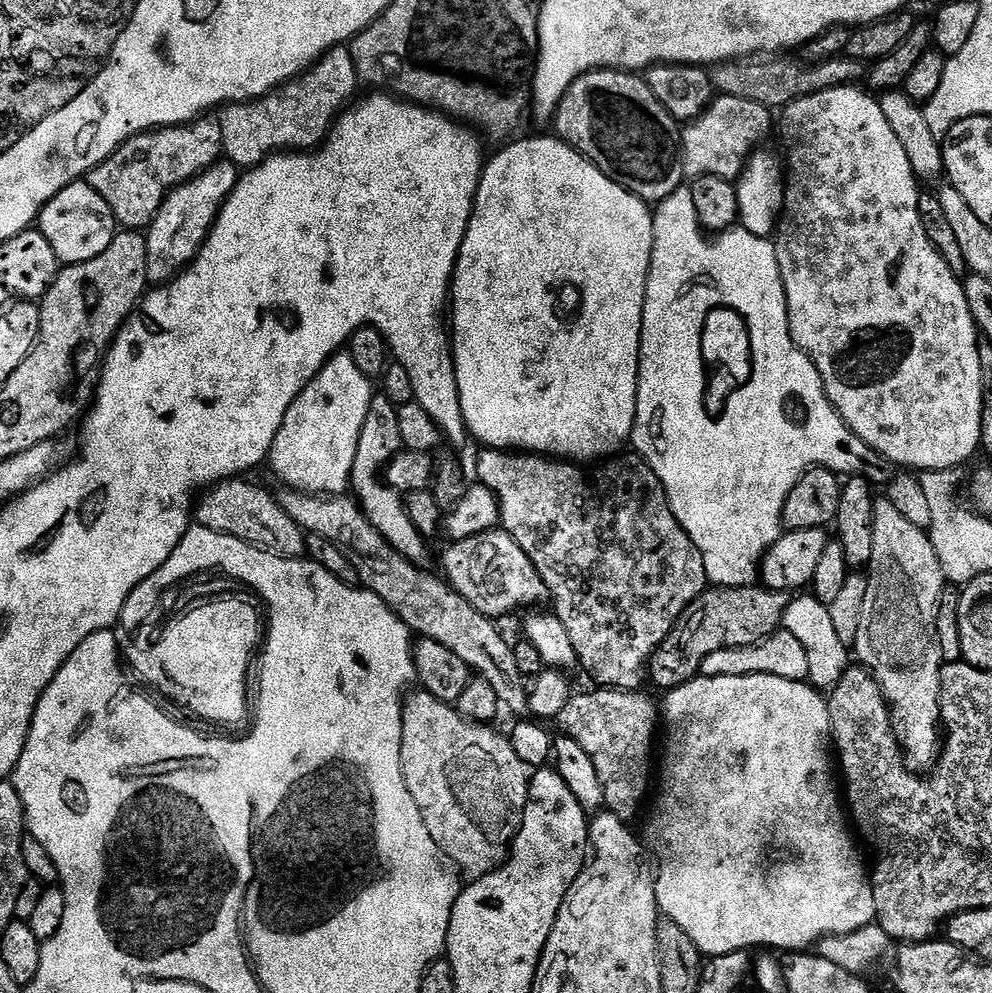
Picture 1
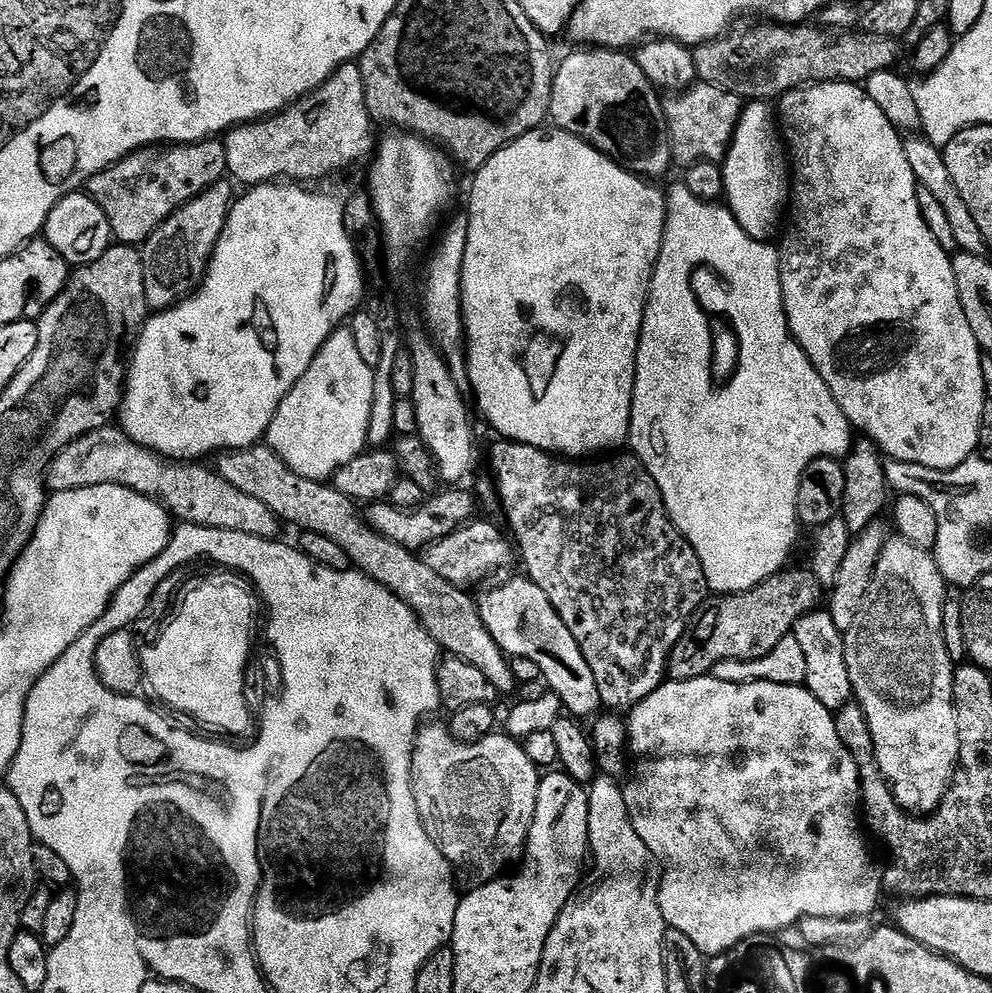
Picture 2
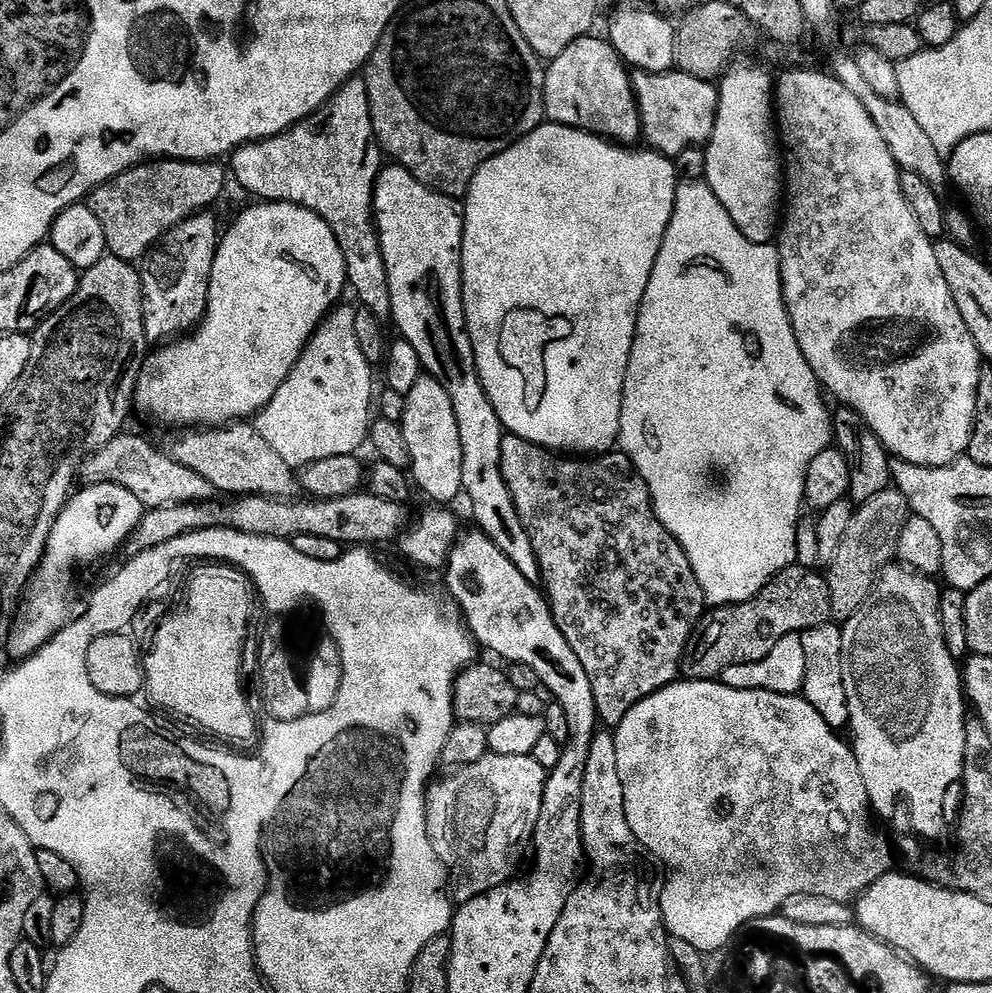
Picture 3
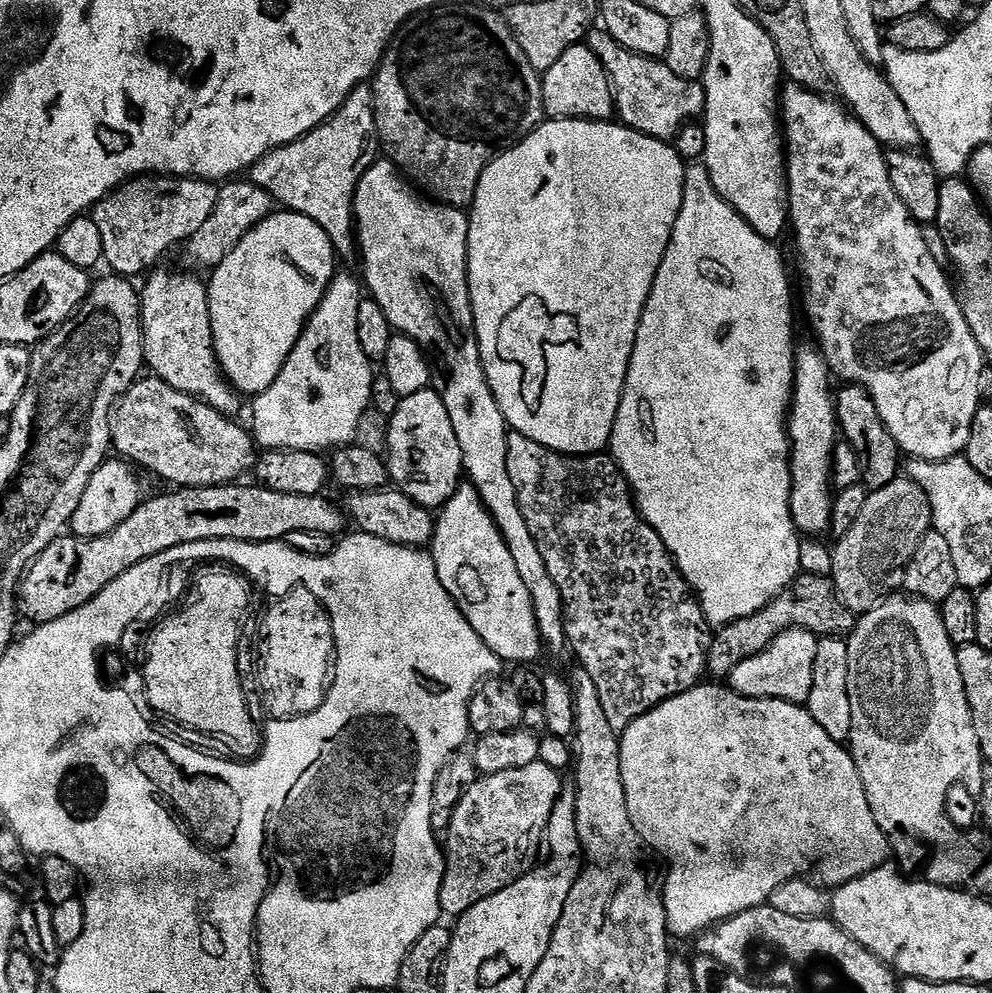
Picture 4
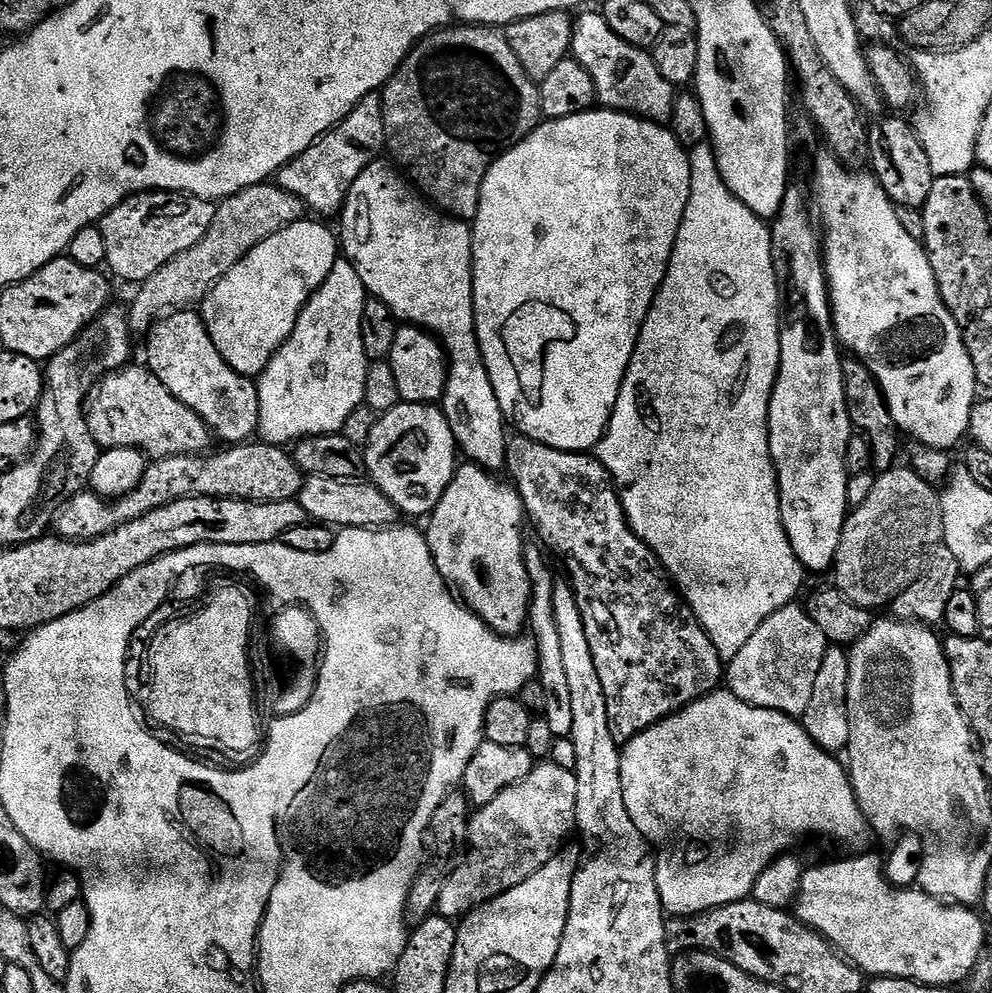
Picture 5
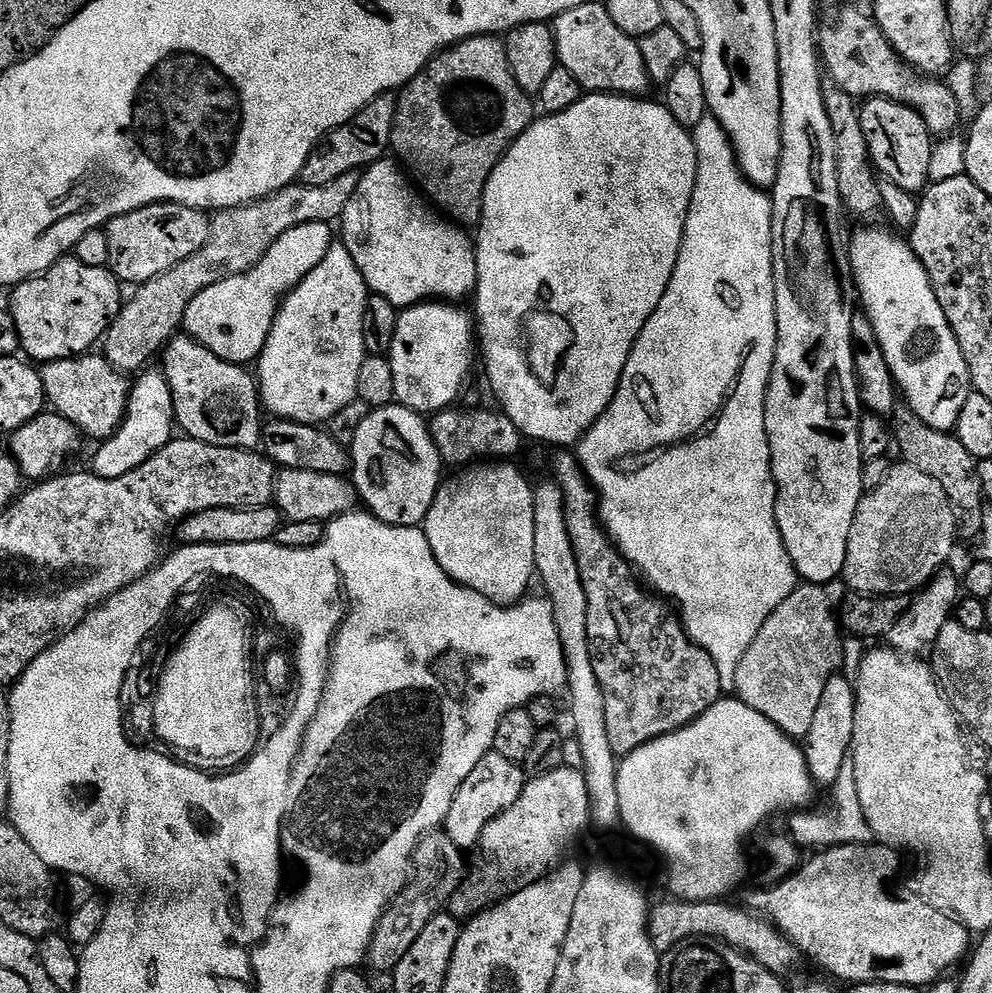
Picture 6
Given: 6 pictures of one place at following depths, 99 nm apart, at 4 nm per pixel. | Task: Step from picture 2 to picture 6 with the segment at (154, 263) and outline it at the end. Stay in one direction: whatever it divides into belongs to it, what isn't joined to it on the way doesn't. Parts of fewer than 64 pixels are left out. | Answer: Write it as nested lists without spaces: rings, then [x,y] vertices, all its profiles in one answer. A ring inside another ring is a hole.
[[[177,334],[164,345],[162,349],[162,371],[168,379],[170,394],[172,395],[172,411],[175,423],[189,440],[206,442],[210,446],[226,446],[227,448],[259,449],[262,444],[262,401],[257,381],[248,373],[247,367],[231,364],[218,354],[214,354],[206,346],[192,339],[187,334]]]

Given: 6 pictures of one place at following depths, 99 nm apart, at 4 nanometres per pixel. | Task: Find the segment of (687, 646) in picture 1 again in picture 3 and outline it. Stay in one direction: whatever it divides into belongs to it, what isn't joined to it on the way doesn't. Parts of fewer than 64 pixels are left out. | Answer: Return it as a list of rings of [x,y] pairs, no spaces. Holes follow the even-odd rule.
[[[797,562],[779,572],[752,600],[722,604],[705,611],[684,651],[683,675],[689,680],[716,680],[730,666],[762,662],[782,638],[829,623],[833,614],[828,581],[802,564]]]

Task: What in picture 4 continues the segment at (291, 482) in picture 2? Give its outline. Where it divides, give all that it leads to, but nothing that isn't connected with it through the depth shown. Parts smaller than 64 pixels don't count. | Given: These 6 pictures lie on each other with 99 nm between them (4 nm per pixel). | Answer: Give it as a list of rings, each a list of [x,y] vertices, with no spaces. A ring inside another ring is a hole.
[[[151,374],[145,375],[143,378],[136,381],[136,383],[130,386],[130,390],[125,396],[121,396],[115,409],[114,415],[112,417],[112,448],[115,451],[120,451],[125,461],[131,462],[133,465],[145,468],[148,472],[153,472],[156,476],[161,476],[164,480],[169,480],[169,485],[179,486],[182,488],[213,488],[219,484],[231,484],[233,482],[239,481],[241,478],[253,471],[254,465],[258,459],[258,445],[249,429],[244,428],[235,419],[218,414],[218,410],[214,410],[209,406],[209,404],[203,404],[200,400],[195,400],[192,396],[188,396],[184,392],[179,392],[171,388],[166,382],[162,382],[156,376]]]

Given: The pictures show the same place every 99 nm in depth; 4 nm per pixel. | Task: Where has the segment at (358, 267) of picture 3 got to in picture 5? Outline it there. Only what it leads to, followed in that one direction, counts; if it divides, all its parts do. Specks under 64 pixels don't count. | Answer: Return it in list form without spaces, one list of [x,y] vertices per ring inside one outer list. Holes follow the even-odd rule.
[[[373,94],[362,98],[362,102],[346,119],[280,169],[274,180],[282,190],[297,196],[311,211],[313,208],[314,211],[321,212],[316,213],[321,217],[335,217],[344,206],[354,178],[358,178],[358,174],[362,174],[366,166],[381,159],[385,148],[384,101],[379,95]]]

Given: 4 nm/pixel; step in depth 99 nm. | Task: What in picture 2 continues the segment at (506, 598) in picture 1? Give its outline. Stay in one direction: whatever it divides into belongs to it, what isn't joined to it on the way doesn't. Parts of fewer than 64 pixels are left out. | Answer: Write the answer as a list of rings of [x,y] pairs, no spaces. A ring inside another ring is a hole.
[[[476,518],[463,524],[458,530],[454,530],[454,534],[432,544],[422,554],[426,566],[430,567],[434,574],[446,578],[446,582],[450,582],[456,588],[471,589],[471,584],[476,584],[479,580],[488,580],[495,572],[510,567],[512,556],[514,560],[513,545],[507,539],[504,541],[486,521],[480,519]]]

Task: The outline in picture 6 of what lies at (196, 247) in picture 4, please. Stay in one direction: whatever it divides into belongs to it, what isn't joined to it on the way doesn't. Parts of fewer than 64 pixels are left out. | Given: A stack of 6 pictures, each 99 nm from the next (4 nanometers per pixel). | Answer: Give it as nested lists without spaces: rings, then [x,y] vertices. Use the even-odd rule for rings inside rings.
[[[347,172],[342,174],[342,178],[334,178],[334,182],[325,184],[324,186],[314,186],[313,184],[306,184],[303,182],[297,182],[286,186],[282,190],[277,192],[271,192],[265,200],[253,200],[250,204],[243,204],[237,208],[225,208],[223,210],[217,211],[215,215],[211,217],[208,226],[208,240],[203,244],[197,252],[190,254],[190,258],[186,258],[182,262],[178,262],[178,266],[174,266],[170,270],[166,270],[162,274],[158,274],[158,278],[150,278],[145,284],[139,285],[135,289],[136,297],[132,301],[125,303],[121,307],[120,313],[112,319],[112,324],[108,328],[107,332],[104,334],[104,339],[102,341],[102,355],[104,359],[112,363],[112,367],[116,368],[118,371],[125,374],[136,374],[141,370],[147,369],[148,364],[152,359],[159,357],[161,355],[162,349],[173,336],[177,335],[178,329],[183,325],[184,315],[186,314],[186,306],[190,306],[190,302],[194,302],[194,298],[198,298],[198,294],[202,294],[202,290],[206,290],[210,286],[214,286],[218,282],[223,280],[228,280],[232,276],[240,276],[244,272],[249,272],[254,265],[259,262],[263,256],[267,254],[270,250],[270,246],[274,242],[278,242],[278,238],[282,238],[282,234],[286,234],[286,230],[290,230],[294,226],[306,226],[310,222],[322,222],[323,224],[332,224],[333,222],[339,221],[343,217],[344,211],[346,210],[346,202],[350,202],[350,198],[354,198],[354,190],[358,190],[358,182],[360,181],[360,172]]]

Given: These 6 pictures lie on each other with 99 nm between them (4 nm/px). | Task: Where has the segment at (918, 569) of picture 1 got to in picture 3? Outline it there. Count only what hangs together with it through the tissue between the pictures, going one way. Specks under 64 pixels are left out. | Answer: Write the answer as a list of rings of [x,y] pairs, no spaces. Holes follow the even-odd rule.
[[[889,566],[880,573],[880,578],[876,581],[876,587],[872,589],[872,595],[868,597],[868,601],[865,602],[852,617],[843,621],[842,624],[842,682],[845,683],[846,698],[849,702],[850,731],[852,730],[853,736],[851,736],[850,747],[852,751],[856,753],[856,757],[858,758],[858,770],[862,770],[862,782],[866,782],[868,802],[872,806],[873,813],[875,813],[881,821],[884,819],[886,823],[893,824],[898,831],[904,832],[900,834],[915,834],[917,837],[923,838],[925,841],[936,840],[944,832],[944,799],[947,798],[948,791],[950,791],[955,784],[957,787],[958,781],[964,775],[964,759],[966,758],[966,726],[970,719],[969,713],[964,713],[964,708],[966,709],[966,693],[964,690],[964,681],[962,679],[962,668],[958,661],[950,654],[950,650],[946,650],[946,638],[942,634],[942,618],[940,617],[940,593],[942,588],[941,585],[936,585],[936,582],[937,581],[933,579],[933,577],[924,576],[920,572],[913,572],[912,569],[907,566]]]

